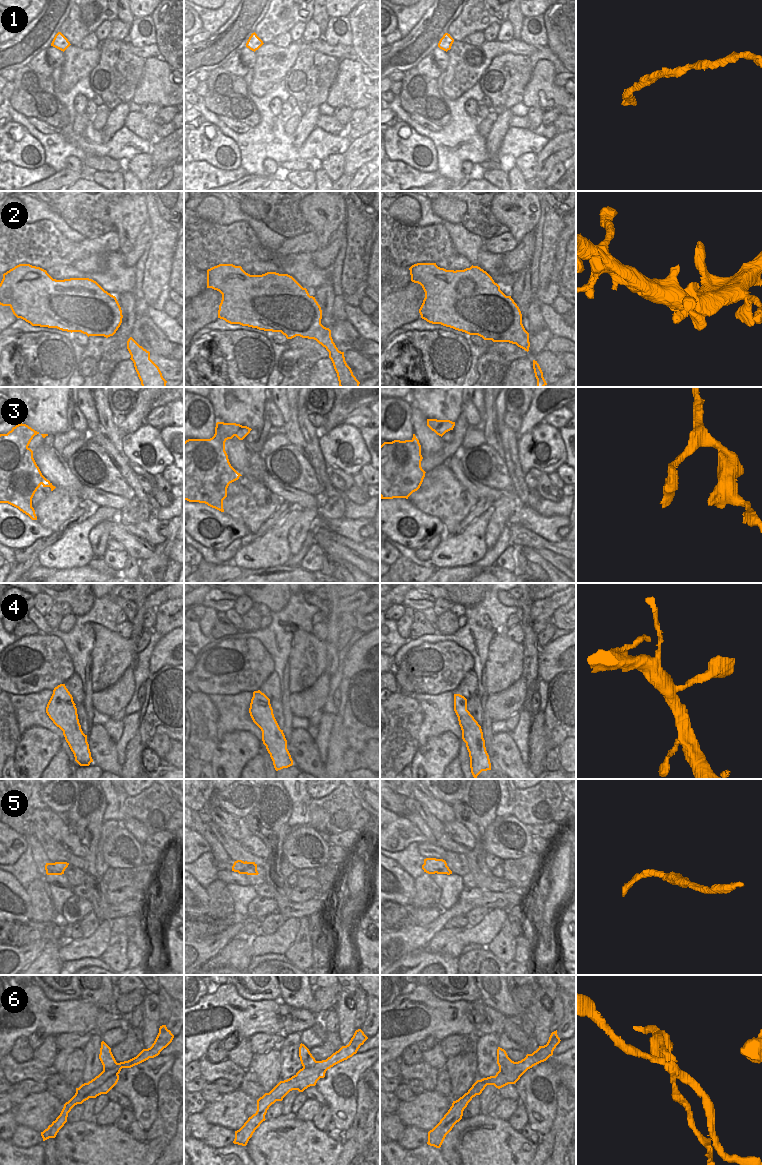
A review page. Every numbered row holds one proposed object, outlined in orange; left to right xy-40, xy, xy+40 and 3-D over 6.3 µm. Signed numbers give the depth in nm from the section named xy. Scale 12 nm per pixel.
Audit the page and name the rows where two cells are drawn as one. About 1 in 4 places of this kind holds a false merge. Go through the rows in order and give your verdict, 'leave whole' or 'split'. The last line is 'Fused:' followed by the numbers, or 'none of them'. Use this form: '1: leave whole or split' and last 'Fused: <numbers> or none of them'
1: leave whole
2: leave whole
3: leave whole
4: leave whole
5: split
6: split
Fused: 5, 6

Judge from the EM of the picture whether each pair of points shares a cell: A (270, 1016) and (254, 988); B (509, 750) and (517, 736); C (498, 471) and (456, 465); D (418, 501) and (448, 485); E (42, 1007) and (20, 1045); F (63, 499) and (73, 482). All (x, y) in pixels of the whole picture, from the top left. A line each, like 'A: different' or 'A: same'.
A: different
B: different
C: different
D: same
E: different
F: different

